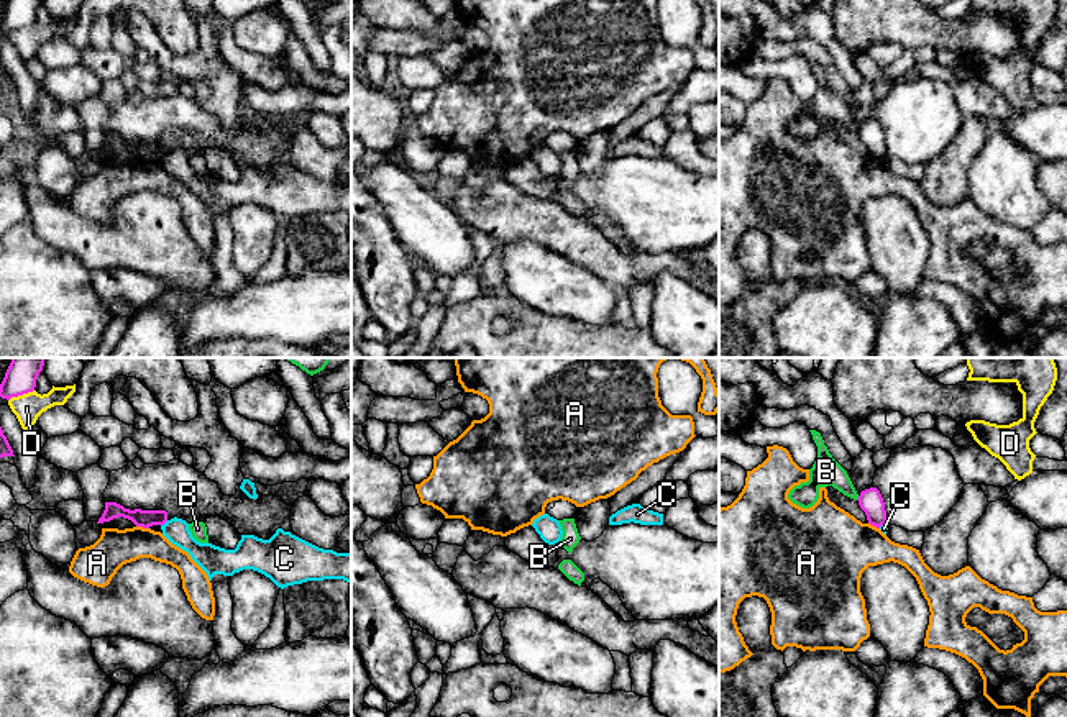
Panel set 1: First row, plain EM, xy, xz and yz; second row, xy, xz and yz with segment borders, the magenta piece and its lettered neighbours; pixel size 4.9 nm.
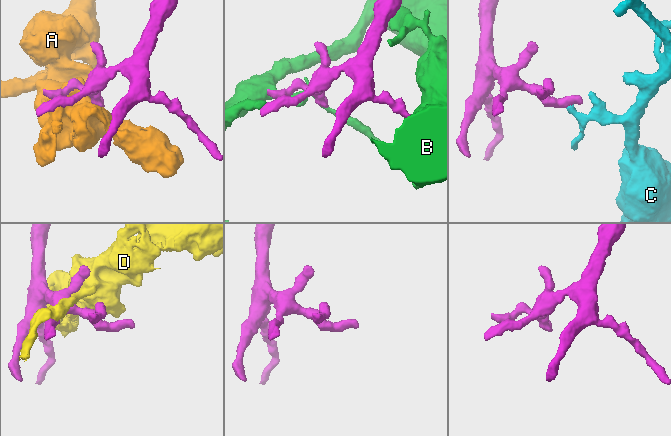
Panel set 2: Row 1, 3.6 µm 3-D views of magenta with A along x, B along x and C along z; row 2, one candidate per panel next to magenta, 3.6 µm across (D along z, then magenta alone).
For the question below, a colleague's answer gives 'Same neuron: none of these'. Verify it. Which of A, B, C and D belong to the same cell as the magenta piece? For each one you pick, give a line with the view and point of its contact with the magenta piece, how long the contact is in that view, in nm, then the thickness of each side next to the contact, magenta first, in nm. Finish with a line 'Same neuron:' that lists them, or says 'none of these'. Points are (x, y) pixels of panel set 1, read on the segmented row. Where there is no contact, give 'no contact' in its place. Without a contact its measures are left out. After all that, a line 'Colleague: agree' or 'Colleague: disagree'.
Same neuron: none of these
Colleague: agree

